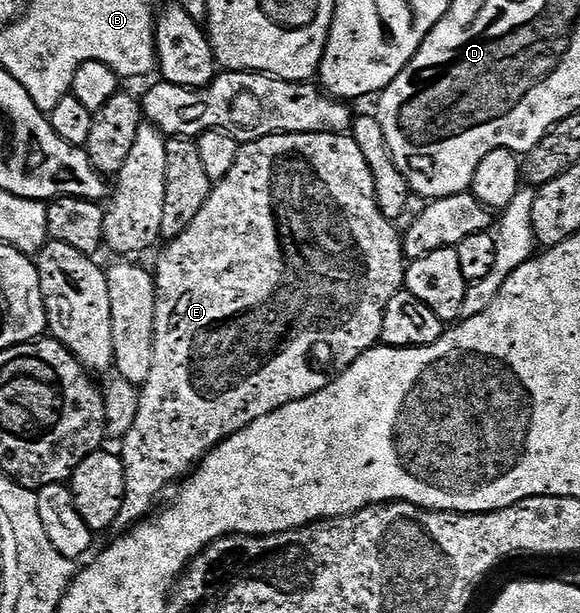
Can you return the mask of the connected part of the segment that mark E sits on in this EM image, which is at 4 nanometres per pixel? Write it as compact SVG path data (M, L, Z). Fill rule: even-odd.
M351 133L343 134L271 134L265 138L259 138L253 142L243 143L238 152L238 160L234 160L234 168L230 168L230 172L226 172L226 176L221 182L215 183L210 192L210 196L206 196L206 204L202 204L198 216L194 216L190 228L186 228L186 232L182 232L182 236L171 239L167 243L168 246L160 254L160 259L154 265L154 277L156 280L156 307L154 308L154 364L150 368L150 376L144 381L144 385L140 387L140 403L138 404L138 417L134 420L134 428L130 428L130 432L126 432L126 436L122 440L122 448L119 447L118 453L124 460L124 471L126 472L126 496L122 504L122 512L118 512L118 520L116 526L120 528L131 528L137 522L149 517L153 513L152 505L156 502L156 497L167 488L168 485L179 483L204 458L211 450L218 445L219 442L225 442L231 434L238 432L242 428L246 428L258 420L262 416L266 416L270 412L274 412L278 408L282 408L291 402L302 400L311 394L317 394L322 388L326 388L332 382L336 375L340 374L350 364L354 364L354 360L358 360L365 352L371 350L373 346L380 342L380 333L382 332L382 316L384 315L384 306L390 304L390 300L394 297L404 284L404 271L406 269L406 259L404 257L404 244L402 234L395 229L393 222L386 220L386 216L382 216L382 212L378 208L378 200L374 196L374 176L370 176L370 164L366 164L366 156L362 156L362 148L358 148L358 144L352 139Z

